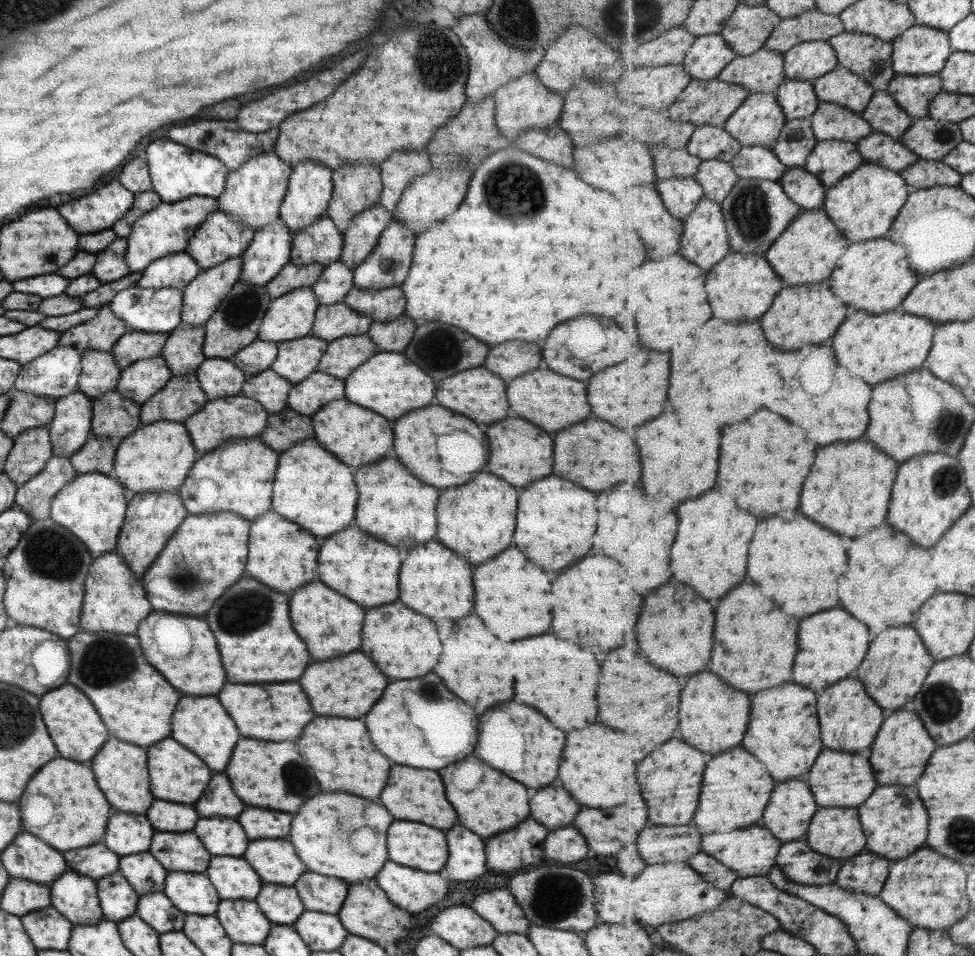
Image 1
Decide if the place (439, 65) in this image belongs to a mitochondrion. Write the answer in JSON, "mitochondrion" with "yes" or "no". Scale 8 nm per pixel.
{"mitochondrion":"yes"}

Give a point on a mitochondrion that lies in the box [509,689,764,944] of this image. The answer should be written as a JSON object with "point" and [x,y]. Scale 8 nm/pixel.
{"point":[548,910]}

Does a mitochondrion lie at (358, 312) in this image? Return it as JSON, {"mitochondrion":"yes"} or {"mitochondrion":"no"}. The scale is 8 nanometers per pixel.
{"mitochondrion":"no"}

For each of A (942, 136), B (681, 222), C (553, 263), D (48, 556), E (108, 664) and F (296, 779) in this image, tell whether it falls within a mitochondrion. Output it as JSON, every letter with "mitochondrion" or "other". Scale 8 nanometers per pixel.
{"A":"mitochondrion","B":"other","C":"other","D":"mitochondrion","E":"mitochondrion","F":"mitochondrion"}

